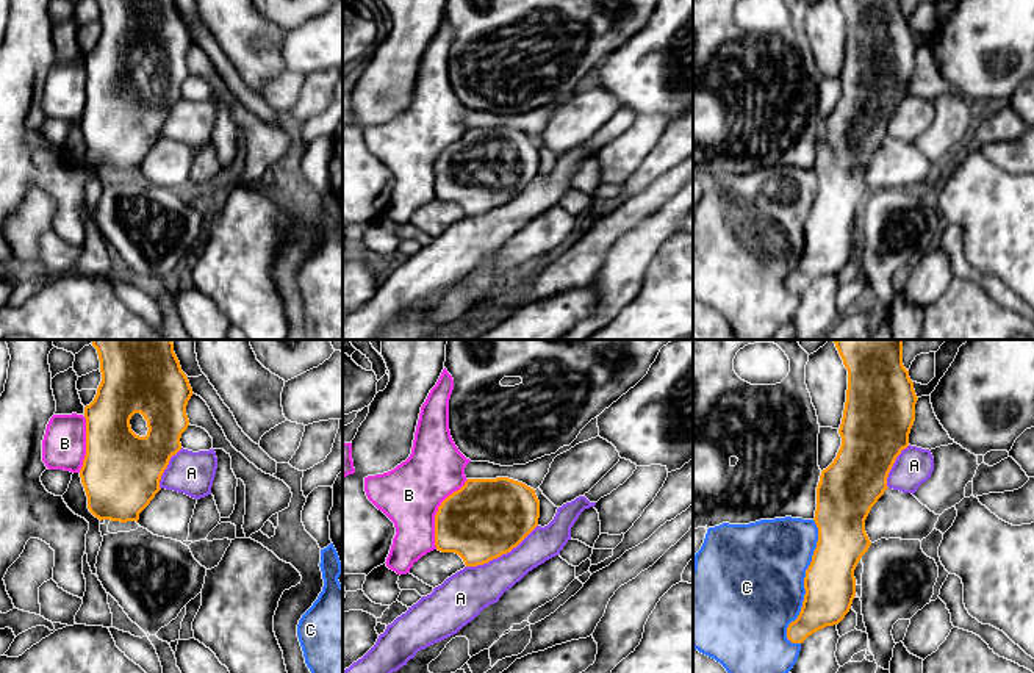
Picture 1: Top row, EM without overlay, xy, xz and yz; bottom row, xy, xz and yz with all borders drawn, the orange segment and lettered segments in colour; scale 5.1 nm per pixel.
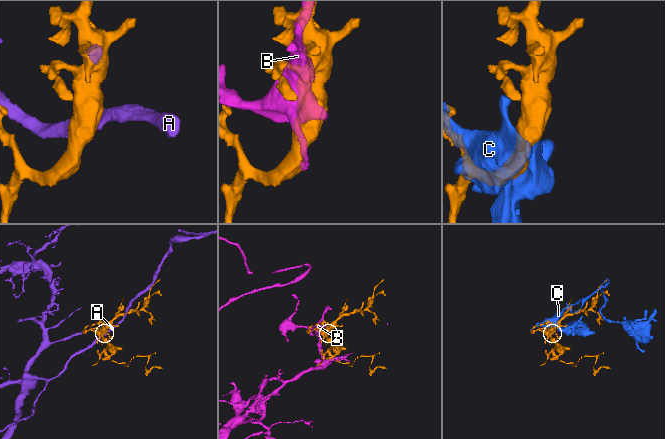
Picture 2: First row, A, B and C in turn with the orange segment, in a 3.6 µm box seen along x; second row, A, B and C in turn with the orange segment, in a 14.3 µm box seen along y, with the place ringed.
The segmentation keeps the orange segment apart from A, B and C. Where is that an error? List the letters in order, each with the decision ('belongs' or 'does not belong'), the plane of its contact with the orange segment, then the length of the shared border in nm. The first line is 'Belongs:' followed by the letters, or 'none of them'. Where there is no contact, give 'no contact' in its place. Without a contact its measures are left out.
Belongs: A
A: belongs; meets orange in xz; contact 420 nm long
B: does not belong; meets orange in xz; contact 400 nm long
C: does not belong; meets orange in yz; contact 650 nm long

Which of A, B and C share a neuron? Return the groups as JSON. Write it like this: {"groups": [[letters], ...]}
{"groups": [["A"], ["B"], ["C"]]}

